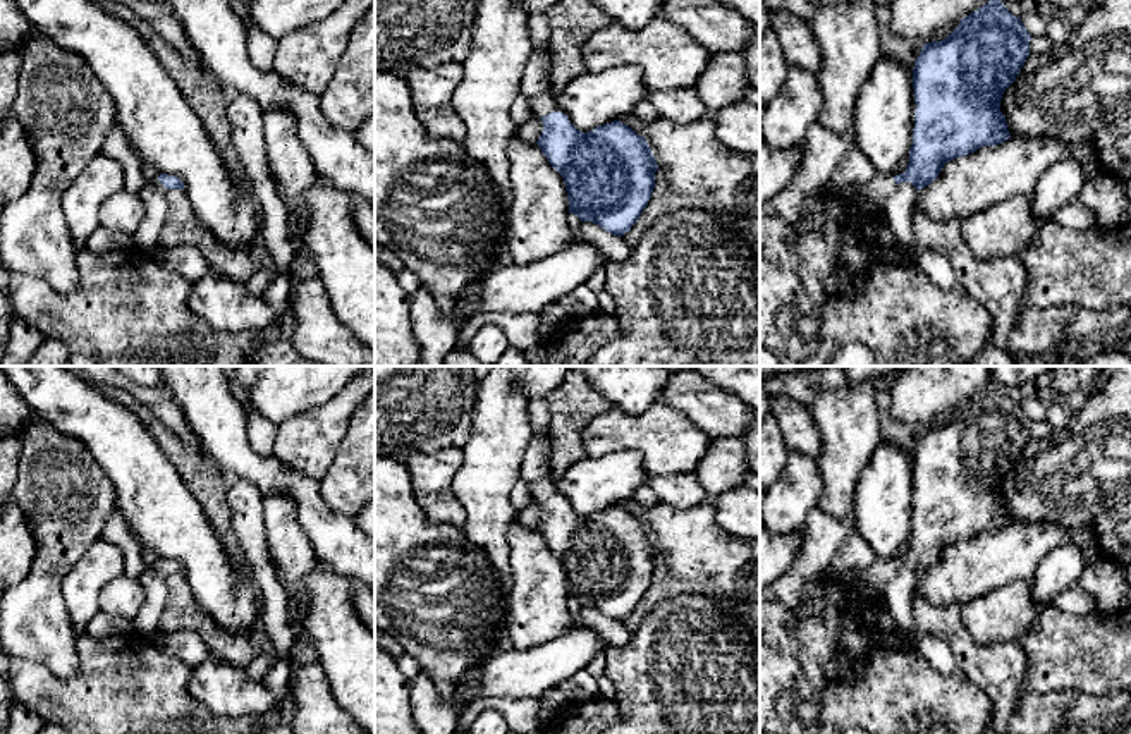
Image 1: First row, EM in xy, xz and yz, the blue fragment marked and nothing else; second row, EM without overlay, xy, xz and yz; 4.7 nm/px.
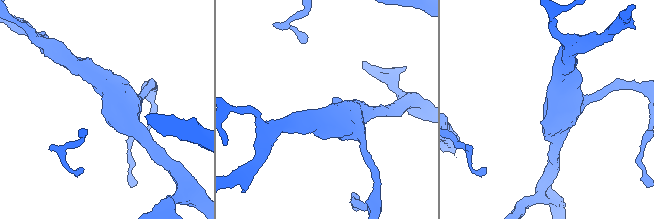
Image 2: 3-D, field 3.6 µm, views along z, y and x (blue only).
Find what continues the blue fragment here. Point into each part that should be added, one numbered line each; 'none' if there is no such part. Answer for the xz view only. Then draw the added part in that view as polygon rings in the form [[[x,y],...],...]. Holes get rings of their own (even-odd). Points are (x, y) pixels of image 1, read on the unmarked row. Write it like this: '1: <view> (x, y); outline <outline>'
1: xz (544, 489); outline [[[543,476],[543,478],[529,483],[528,486],[529,486],[531,499],[536,504],[541,504],[552,497],[559,497],[559,492],[555,490],[552,476]]]

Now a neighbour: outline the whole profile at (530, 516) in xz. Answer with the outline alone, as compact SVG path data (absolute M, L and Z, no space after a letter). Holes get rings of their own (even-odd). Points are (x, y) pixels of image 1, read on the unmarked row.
M536 502L529 504L526 509L517 512L516 516L517 523L526 528L536 528L541 517L543 517L543 507L541 504L536 504Z

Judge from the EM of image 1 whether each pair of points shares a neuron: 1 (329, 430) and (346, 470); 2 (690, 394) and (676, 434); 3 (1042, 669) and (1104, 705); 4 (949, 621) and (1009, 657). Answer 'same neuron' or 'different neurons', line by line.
1: different neurons
2: different neurons
3: different neurons
4: same neuron

